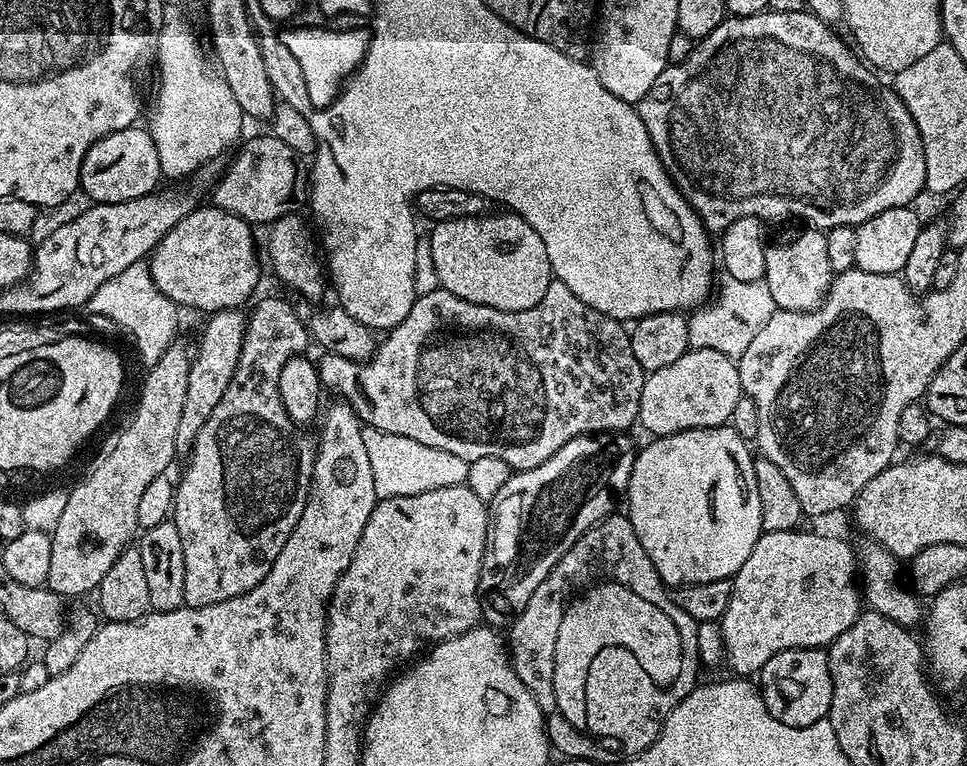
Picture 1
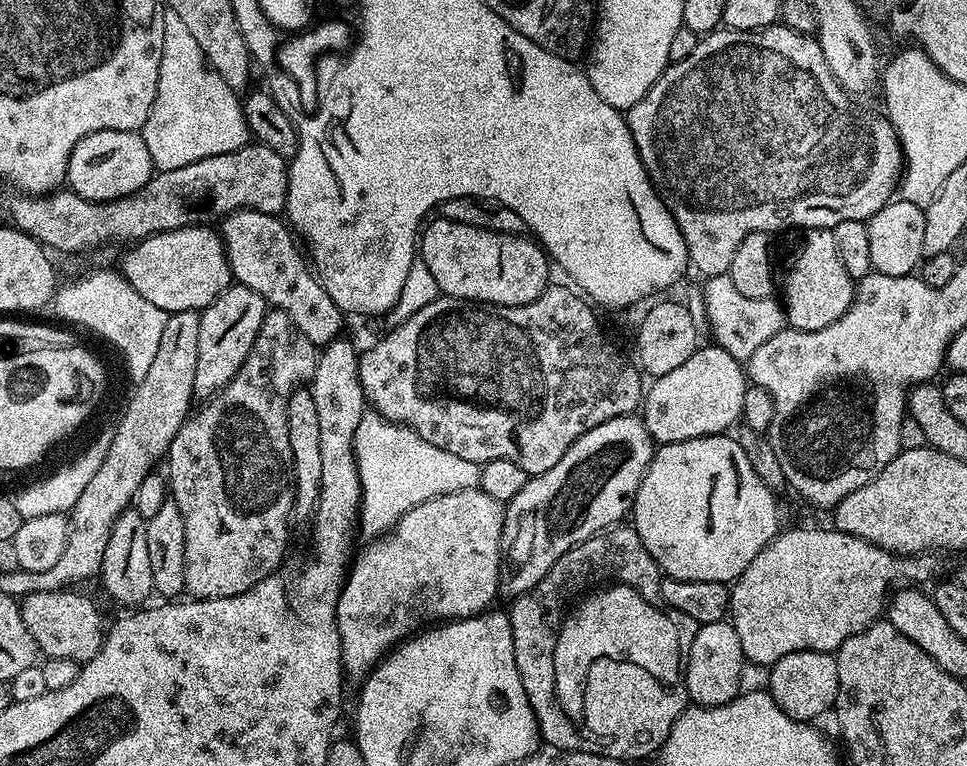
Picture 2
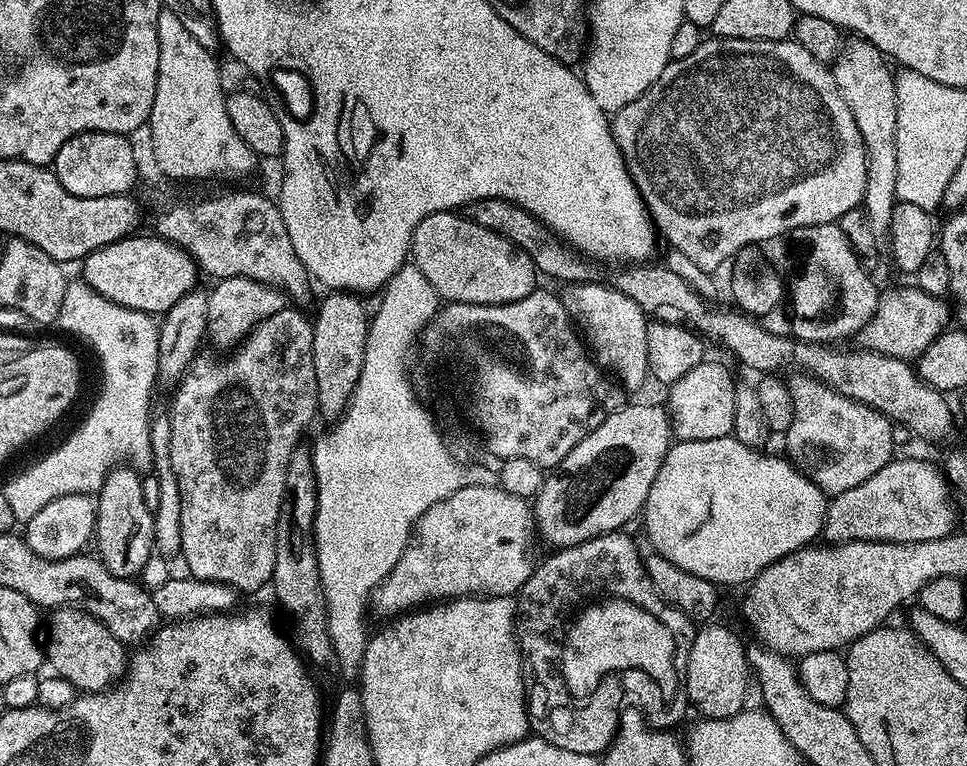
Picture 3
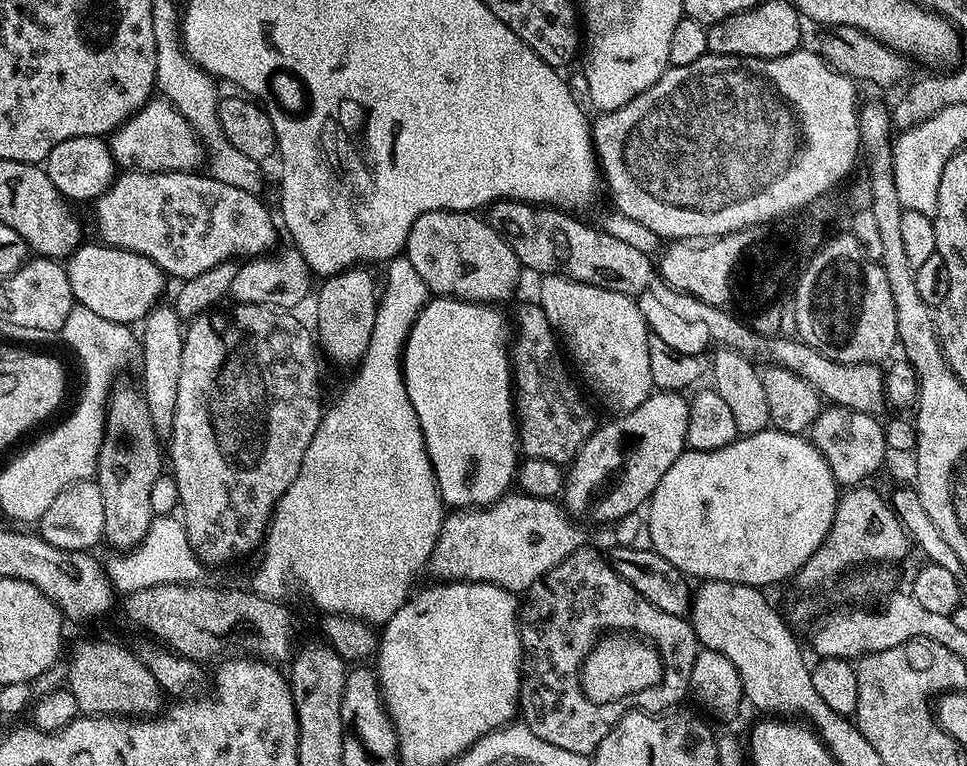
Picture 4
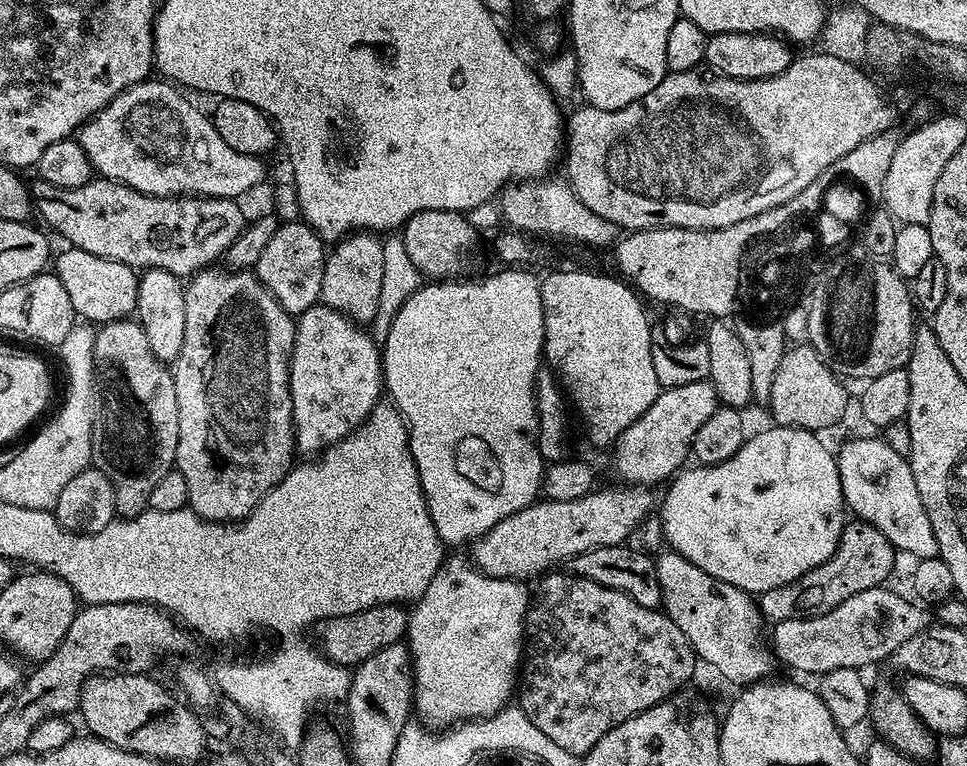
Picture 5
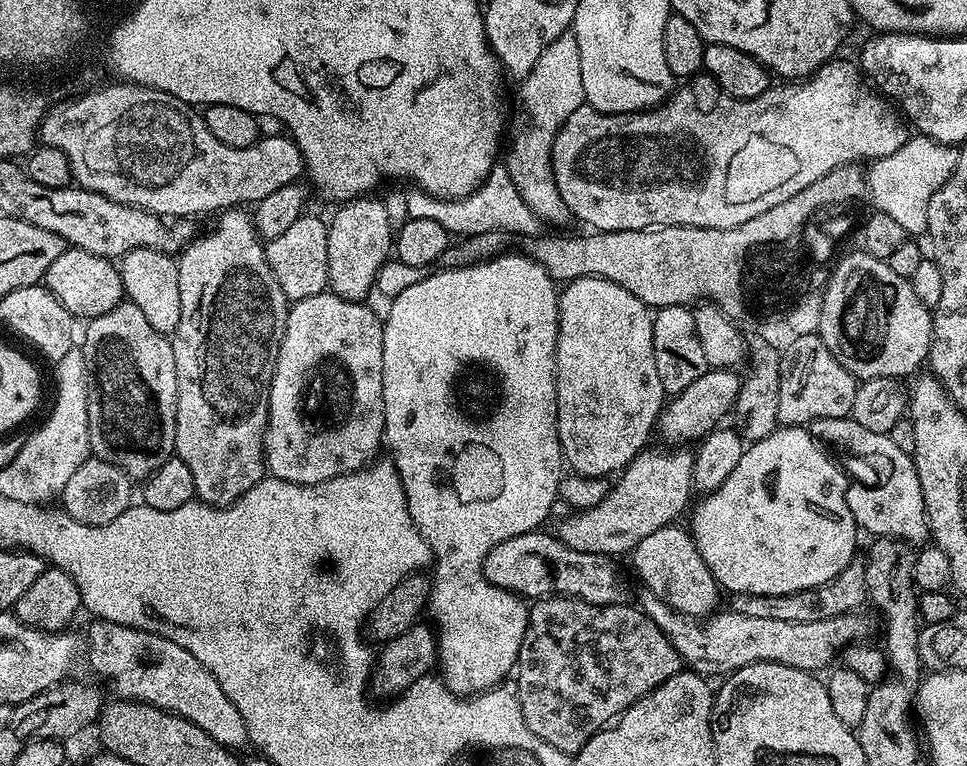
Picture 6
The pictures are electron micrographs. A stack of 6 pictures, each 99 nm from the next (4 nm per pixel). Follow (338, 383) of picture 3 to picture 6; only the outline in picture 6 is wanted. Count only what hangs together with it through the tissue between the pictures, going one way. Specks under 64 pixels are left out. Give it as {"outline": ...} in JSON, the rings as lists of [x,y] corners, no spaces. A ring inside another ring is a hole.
{"outline":[[[375,195],[358,196],[355,200],[346,200],[339,205],[340,208],[333,214],[332,220],[327,221],[328,237],[326,238],[326,255],[330,257],[328,263],[328,288],[335,296],[343,300],[367,301],[368,295],[373,295],[376,286],[376,275],[380,268],[393,255],[394,252],[394,229],[392,220],[388,216],[388,208],[383,199]]]}

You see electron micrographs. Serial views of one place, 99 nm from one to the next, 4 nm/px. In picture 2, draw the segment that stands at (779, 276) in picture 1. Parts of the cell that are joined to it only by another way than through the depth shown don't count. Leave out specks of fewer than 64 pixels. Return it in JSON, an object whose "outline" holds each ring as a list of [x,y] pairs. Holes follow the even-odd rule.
{"outline":[[[809,228],[803,233],[804,245],[784,280],[784,298],[787,323],[798,330],[822,330],[846,314],[852,304],[854,281],[846,272],[838,256],[838,242],[834,242],[831,228]]]}

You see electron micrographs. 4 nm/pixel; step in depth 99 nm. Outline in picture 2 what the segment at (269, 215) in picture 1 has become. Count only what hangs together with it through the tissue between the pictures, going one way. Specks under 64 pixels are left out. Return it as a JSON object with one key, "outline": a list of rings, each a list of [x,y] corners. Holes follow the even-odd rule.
{"outline":[[[249,142],[240,149],[202,158],[178,170],[157,171],[146,186],[117,200],[87,200],[71,190],[39,196],[12,194],[8,216],[11,227],[22,229],[49,249],[84,252],[107,240],[145,240],[153,232],[196,226],[207,221],[207,216],[223,218],[244,208],[271,216],[283,213],[288,197],[288,166],[289,161],[270,147]]]}

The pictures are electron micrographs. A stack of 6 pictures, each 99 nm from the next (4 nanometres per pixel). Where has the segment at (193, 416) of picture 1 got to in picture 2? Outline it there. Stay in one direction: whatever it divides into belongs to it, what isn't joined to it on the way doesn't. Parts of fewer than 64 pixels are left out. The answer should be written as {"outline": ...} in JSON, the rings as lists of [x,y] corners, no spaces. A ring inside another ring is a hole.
{"outline":[[[235,282],[229,284],[225,292],[218,294],[218,298],[214,298],[214,302],[204,308],[198,326],[198,367],[194,370],[192,391],[197,401],[211,400],[231,382],[234,374],[238,374],[269,311],[270,305],[264,301],[262,294]]]}

